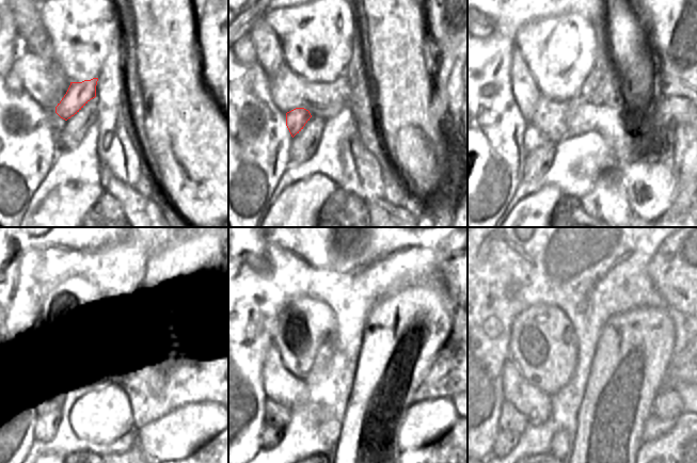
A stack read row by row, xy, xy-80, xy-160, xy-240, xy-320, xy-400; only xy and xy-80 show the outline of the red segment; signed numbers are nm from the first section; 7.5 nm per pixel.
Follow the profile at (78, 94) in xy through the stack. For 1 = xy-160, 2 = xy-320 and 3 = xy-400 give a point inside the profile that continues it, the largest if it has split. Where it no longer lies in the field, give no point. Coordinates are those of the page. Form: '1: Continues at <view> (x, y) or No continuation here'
1: Continues at xy-160 (533, 138)
2: Continues at xy-320 (275, 414)
3: Continues at xy-400 (510, 419)

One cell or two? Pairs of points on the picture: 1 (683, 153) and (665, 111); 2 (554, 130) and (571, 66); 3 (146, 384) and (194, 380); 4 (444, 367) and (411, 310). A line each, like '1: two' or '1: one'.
1: two
2: two
3: one
4: two

